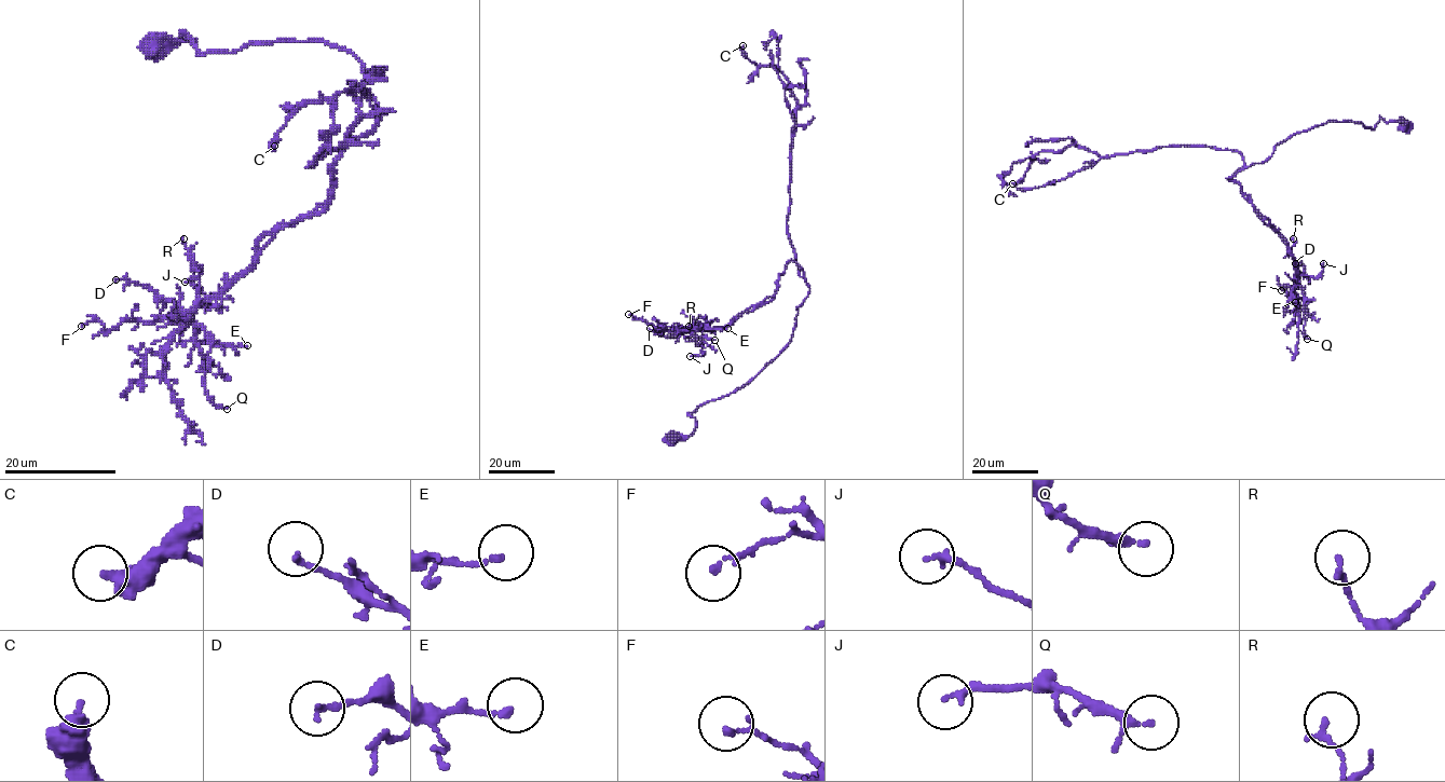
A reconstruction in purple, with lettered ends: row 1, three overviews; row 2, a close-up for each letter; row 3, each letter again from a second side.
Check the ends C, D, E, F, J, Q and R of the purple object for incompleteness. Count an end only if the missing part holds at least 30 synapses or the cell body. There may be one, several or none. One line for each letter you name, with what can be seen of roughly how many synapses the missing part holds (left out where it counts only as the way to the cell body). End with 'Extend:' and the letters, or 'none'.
Extend: none

